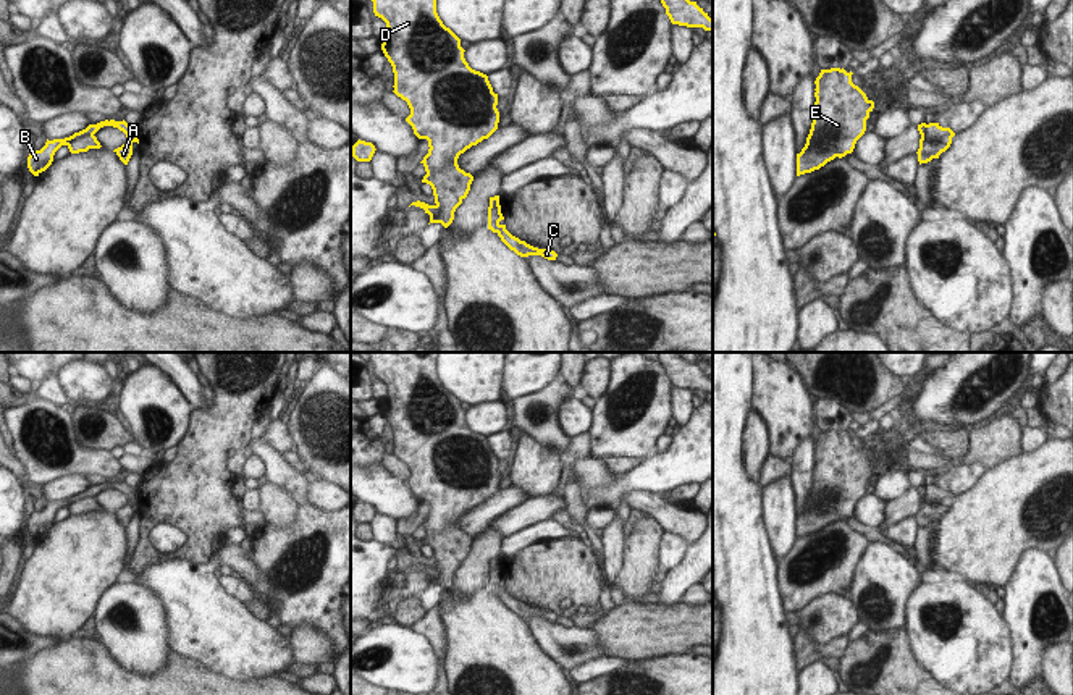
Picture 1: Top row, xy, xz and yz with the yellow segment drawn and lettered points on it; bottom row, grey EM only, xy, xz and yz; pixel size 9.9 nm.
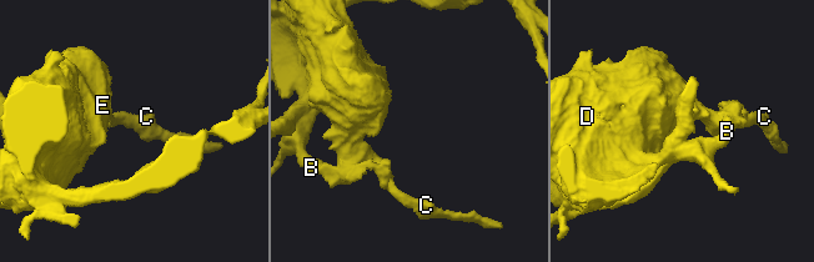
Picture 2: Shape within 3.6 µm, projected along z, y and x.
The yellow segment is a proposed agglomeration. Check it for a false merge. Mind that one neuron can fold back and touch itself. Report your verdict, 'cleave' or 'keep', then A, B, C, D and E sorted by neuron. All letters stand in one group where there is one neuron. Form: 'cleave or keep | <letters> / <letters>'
cleave | A D E / B C

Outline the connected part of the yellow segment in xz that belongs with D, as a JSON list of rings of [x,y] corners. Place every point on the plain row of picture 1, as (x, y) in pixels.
[[[367,352],[373,364],[375,378],[386,385],[386,396],[381,398],[381,412],[393,428],[394,435],[394,456],[407,464],[410,477],[406,483],[412,488],[419,501],[428,503],[428,516],[420,524],[427,537],[422,545],[433,551],[438,577],[430,579],[430,585],[441,585],[448,590],[454,582],[456,571],[462,566],[470,553],[473,538],[459,530],[457,520],[472,508],[488,501],[499,485],[498,456],[488,443],[488,438],[475,433],[464,420],[461,401],[443,386],[436,375],[438,352]]]

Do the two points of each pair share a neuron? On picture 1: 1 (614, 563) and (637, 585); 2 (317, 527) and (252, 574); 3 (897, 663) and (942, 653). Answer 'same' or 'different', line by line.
1: different
2: different
3: different

